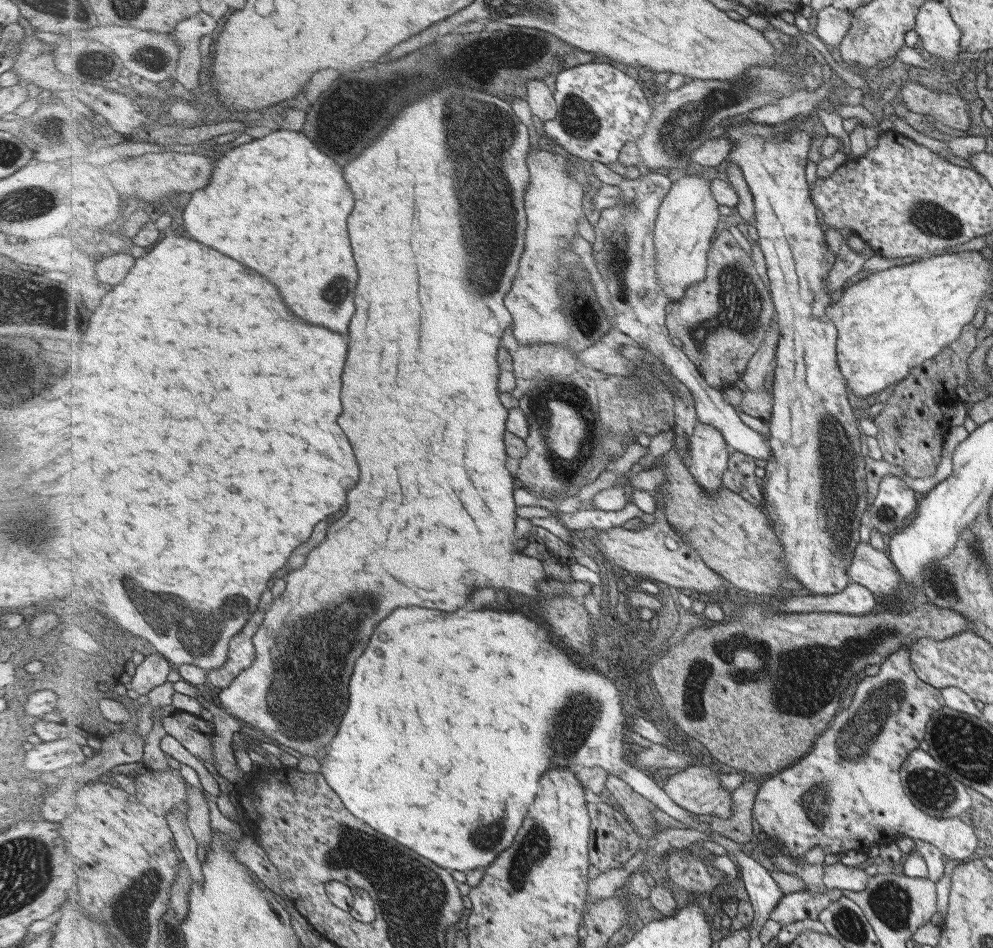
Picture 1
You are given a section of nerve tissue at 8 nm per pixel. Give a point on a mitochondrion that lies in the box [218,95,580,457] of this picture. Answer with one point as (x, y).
(336, 293)

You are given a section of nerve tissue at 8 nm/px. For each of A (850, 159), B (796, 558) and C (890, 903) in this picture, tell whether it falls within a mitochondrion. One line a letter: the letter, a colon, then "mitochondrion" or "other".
A: other
B: other
C: mitochondrion

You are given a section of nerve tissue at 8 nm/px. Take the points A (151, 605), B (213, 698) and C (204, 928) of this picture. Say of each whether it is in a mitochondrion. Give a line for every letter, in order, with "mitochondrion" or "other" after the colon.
A: mitochondrion
B: other
C: other

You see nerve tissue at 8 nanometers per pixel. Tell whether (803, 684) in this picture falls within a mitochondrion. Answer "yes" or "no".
yes

